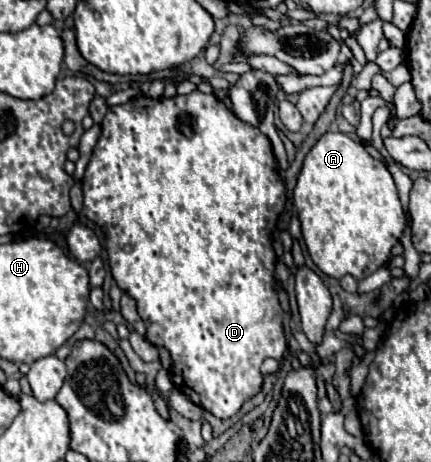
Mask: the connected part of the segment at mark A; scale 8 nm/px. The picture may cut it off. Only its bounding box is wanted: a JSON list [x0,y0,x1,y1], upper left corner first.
[293,130,405,280]

